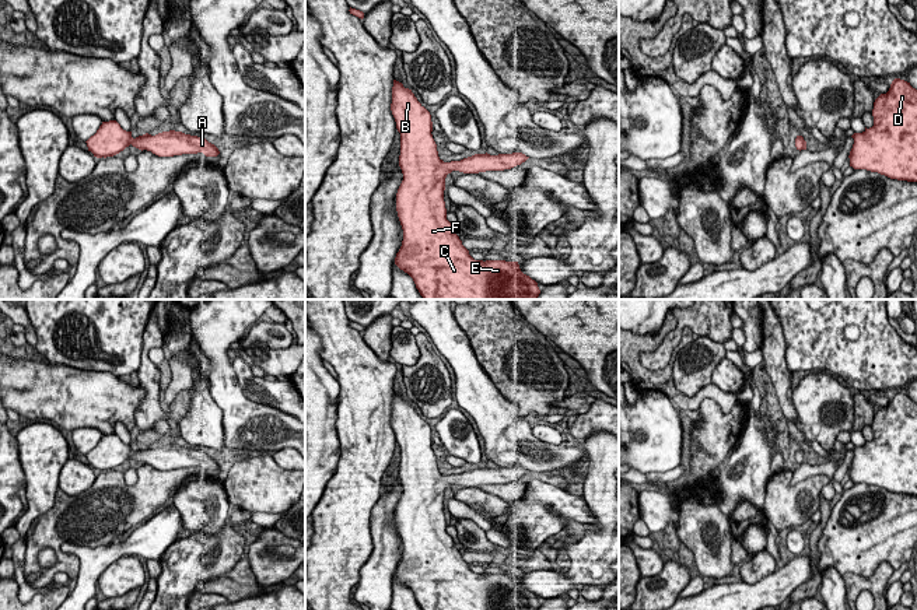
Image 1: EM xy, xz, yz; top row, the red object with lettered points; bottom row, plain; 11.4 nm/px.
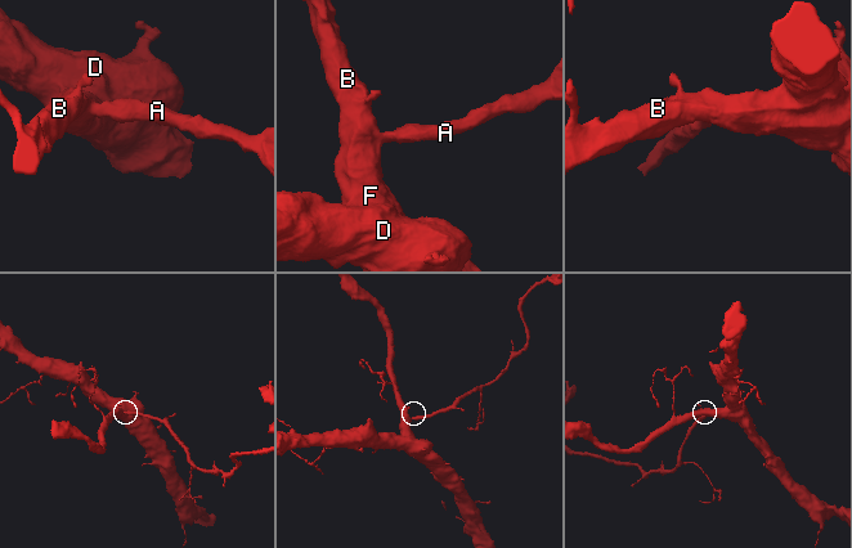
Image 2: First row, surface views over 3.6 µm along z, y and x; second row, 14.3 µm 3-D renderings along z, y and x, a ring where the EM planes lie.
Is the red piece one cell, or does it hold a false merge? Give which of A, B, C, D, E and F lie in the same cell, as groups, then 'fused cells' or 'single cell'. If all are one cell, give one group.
groups A B C D E F; single cell

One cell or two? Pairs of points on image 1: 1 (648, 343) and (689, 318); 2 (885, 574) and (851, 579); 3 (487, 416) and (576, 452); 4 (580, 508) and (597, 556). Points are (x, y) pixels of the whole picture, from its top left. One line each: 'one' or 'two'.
1: two
2: one
3: one
4: two

